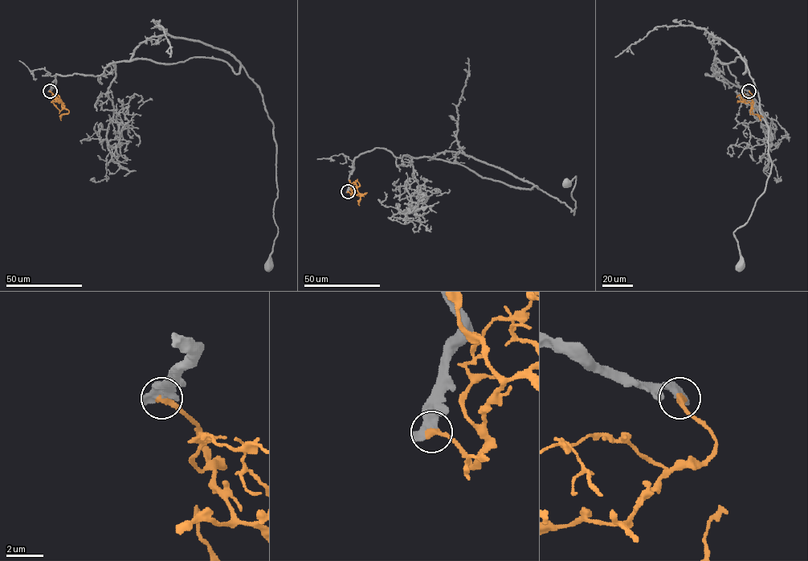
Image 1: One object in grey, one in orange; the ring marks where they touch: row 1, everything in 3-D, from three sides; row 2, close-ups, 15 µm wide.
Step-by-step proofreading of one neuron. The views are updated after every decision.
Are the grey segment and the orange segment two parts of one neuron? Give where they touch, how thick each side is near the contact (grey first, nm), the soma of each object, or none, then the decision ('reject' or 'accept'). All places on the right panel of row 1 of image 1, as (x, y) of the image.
place (748, 91); calibres 400 and 400 nm; soma grey (740, 265); soma orange none; accept

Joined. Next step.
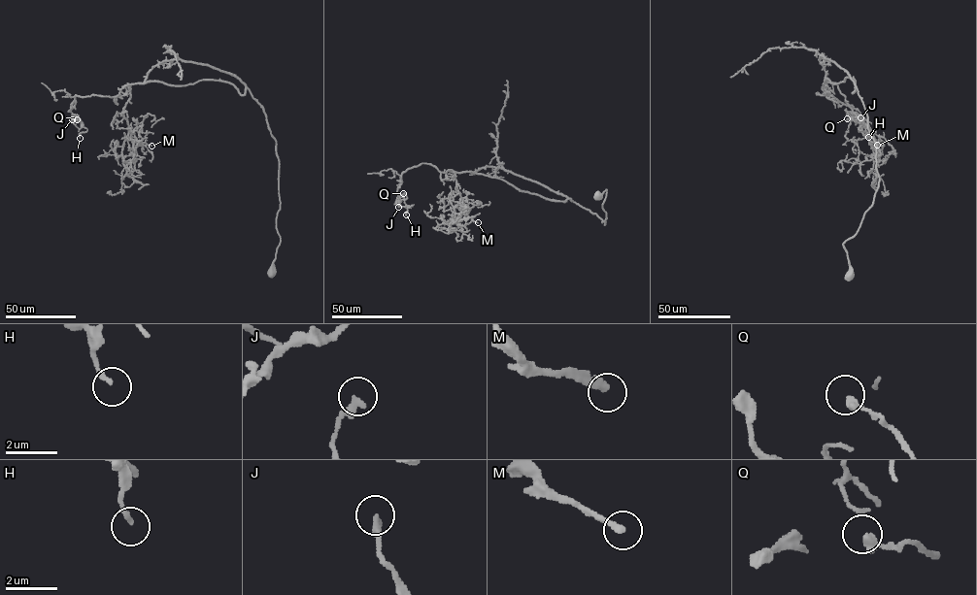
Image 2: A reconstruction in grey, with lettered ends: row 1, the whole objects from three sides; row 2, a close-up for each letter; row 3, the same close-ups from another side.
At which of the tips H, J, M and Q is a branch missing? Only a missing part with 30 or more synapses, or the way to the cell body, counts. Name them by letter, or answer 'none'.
M

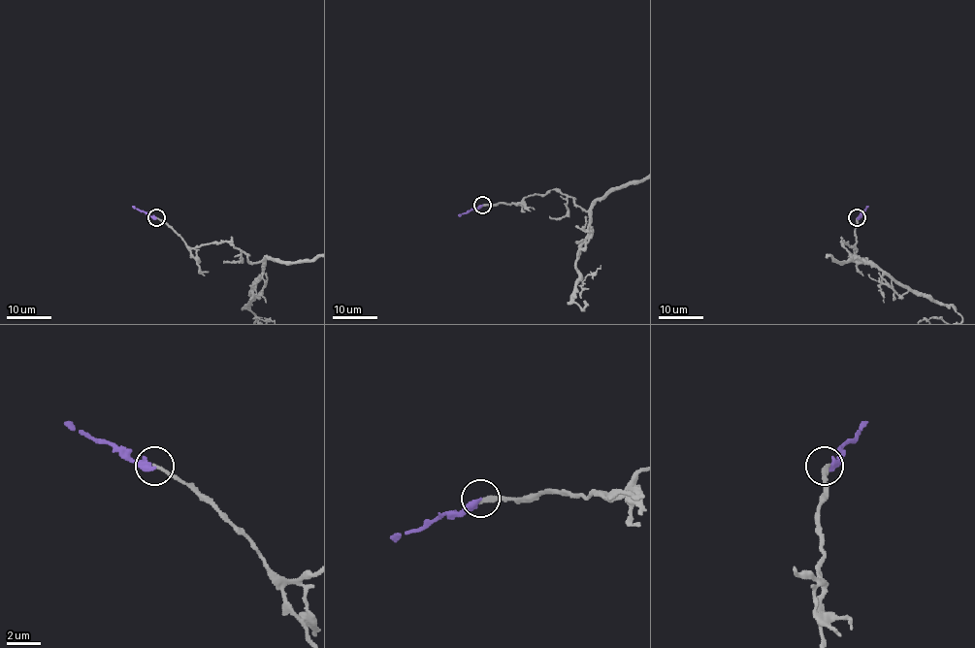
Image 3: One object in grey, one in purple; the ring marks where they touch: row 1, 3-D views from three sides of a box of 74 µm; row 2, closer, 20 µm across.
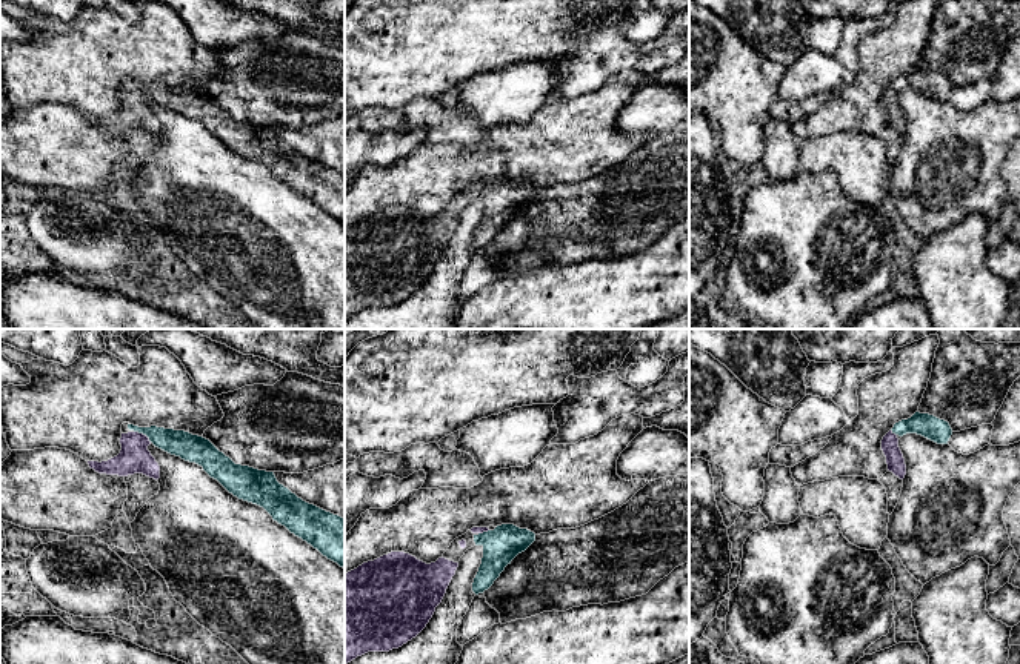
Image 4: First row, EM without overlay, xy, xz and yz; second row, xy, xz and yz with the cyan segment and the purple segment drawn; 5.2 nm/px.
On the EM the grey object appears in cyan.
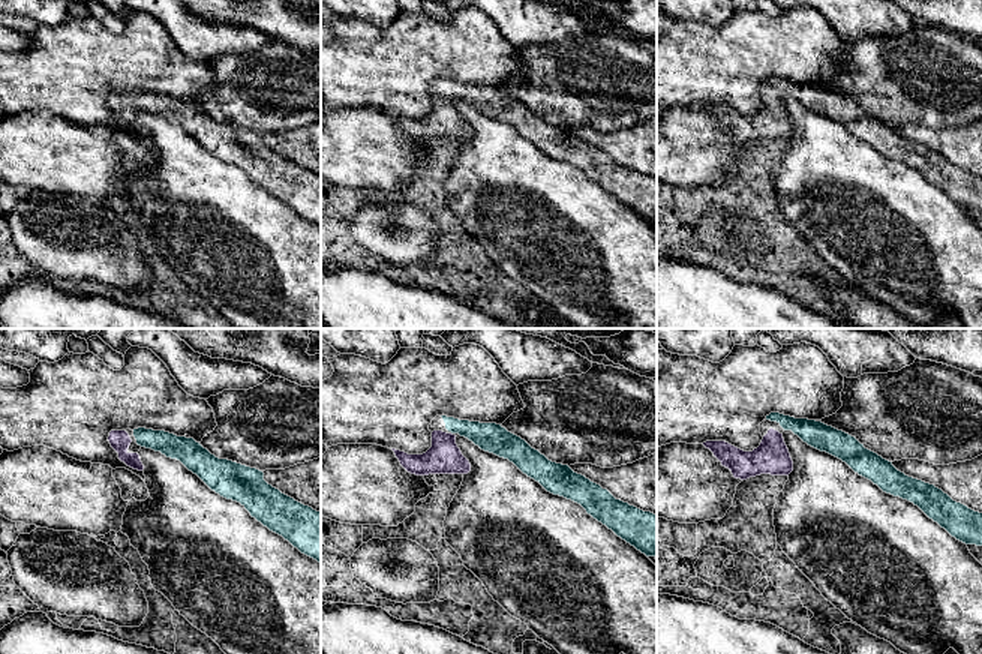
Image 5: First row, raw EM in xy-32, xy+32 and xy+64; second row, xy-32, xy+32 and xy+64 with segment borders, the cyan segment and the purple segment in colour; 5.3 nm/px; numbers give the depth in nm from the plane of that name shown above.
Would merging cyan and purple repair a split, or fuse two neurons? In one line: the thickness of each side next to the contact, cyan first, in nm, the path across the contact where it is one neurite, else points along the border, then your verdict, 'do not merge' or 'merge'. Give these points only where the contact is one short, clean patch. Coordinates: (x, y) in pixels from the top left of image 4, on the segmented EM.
calibres 140 and 160 nm; way xy (186, 446), (157, 435), (143, 434), (134, 444), (134, 457); merge

